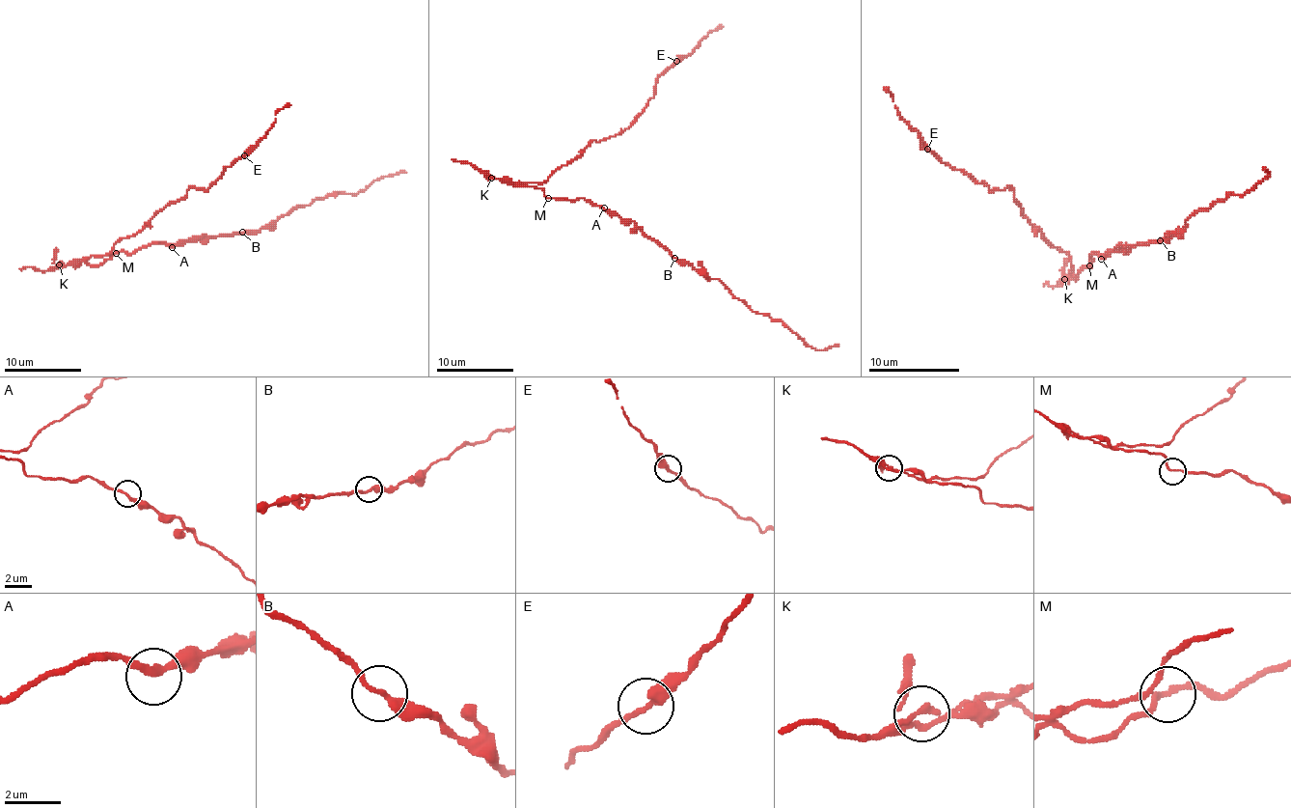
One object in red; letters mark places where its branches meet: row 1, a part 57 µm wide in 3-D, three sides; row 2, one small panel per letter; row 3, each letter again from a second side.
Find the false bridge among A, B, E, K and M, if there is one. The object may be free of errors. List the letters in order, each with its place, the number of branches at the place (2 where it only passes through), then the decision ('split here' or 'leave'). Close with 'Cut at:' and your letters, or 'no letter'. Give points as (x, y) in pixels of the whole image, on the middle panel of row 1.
A: (604, 208) | 2 | leave
B: (674, 258) | 2 | leave
E: (676, 61) | 2 | leave
K: (491, 178) | 2 | leave
M: (548, 198) | 2 | leave
Cut at: no letter

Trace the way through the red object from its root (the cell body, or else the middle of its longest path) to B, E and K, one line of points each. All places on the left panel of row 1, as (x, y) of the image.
B: (116, 251), (135, 253), (152, 243), (185, 243), (205, 236), (233, 236), (242, 232)
E: (116, 251), (98, 264), (87, 261), (135, 236), (191, 188), (206, 189), (244, 155)
K: (116, 251), (98, 264), (87, 264), (83, 261), (60, 264)

